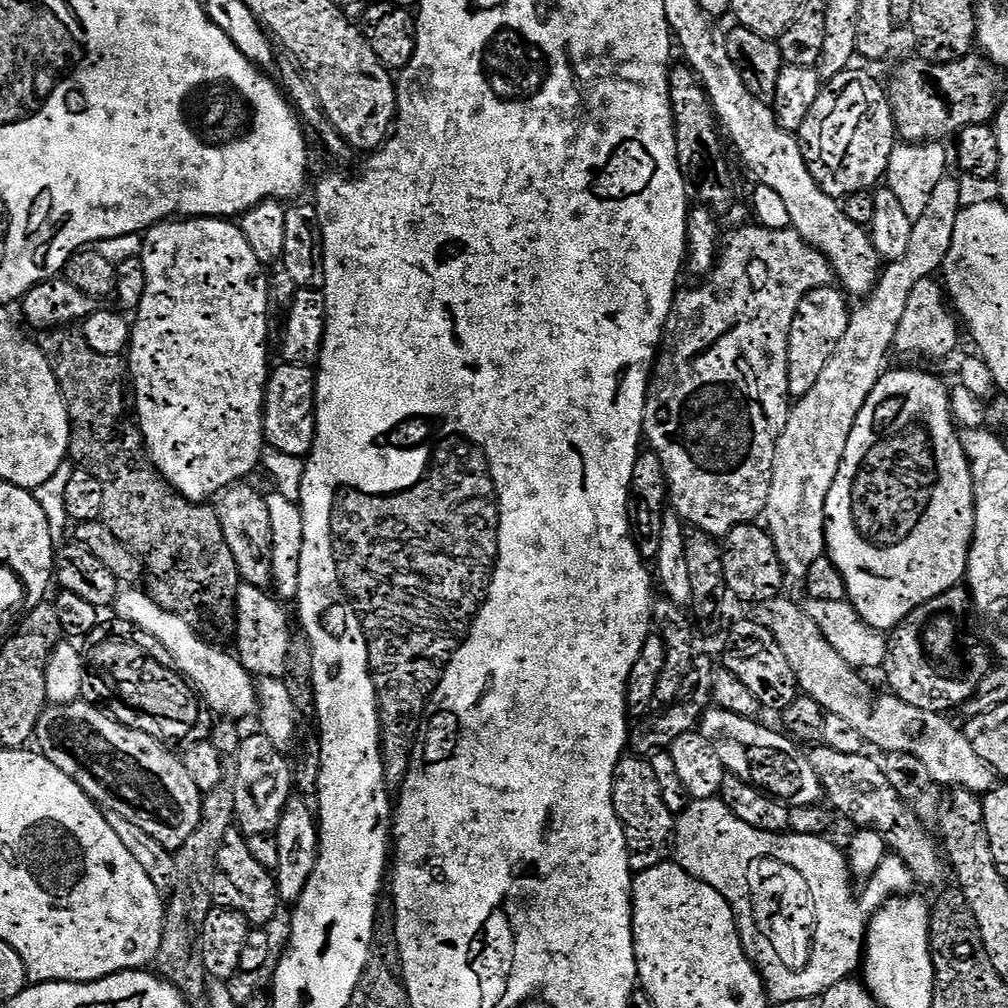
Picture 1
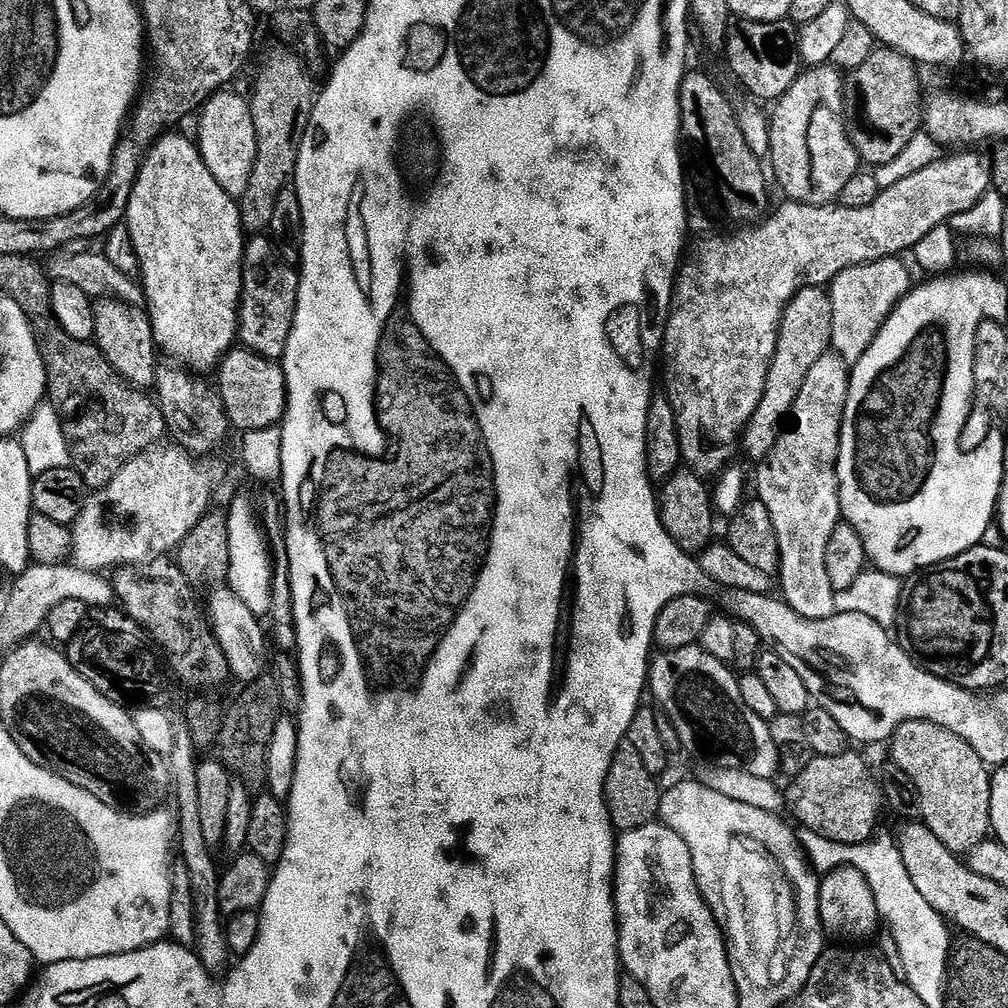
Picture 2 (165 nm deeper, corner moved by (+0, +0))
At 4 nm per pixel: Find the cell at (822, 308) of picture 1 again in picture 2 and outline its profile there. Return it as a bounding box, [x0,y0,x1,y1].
[742,287,832,462]

